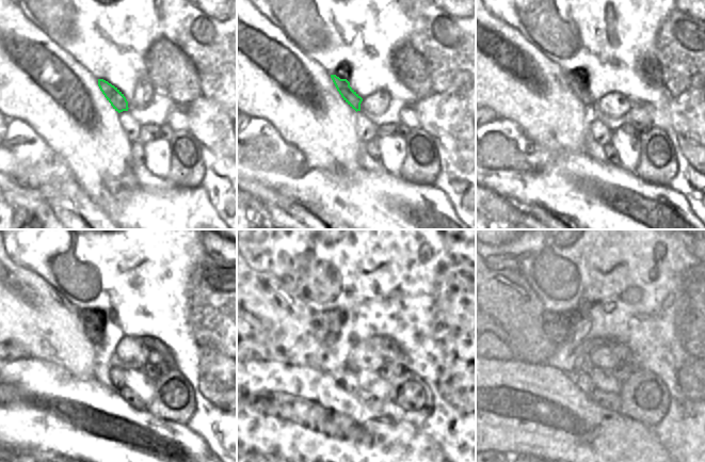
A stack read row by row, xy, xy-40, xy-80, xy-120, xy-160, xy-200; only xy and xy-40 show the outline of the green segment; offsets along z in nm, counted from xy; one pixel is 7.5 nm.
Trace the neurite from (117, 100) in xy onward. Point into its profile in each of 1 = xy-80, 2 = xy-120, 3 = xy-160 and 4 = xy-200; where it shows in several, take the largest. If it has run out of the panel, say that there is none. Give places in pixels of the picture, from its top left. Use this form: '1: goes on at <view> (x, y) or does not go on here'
1: goes on at xy-80 (580, 88)
2: goes on at xy-120 (94, 324)
3: goes on at xy-160 (325, 325)
4: goes on at xy-200 (556, 327)

